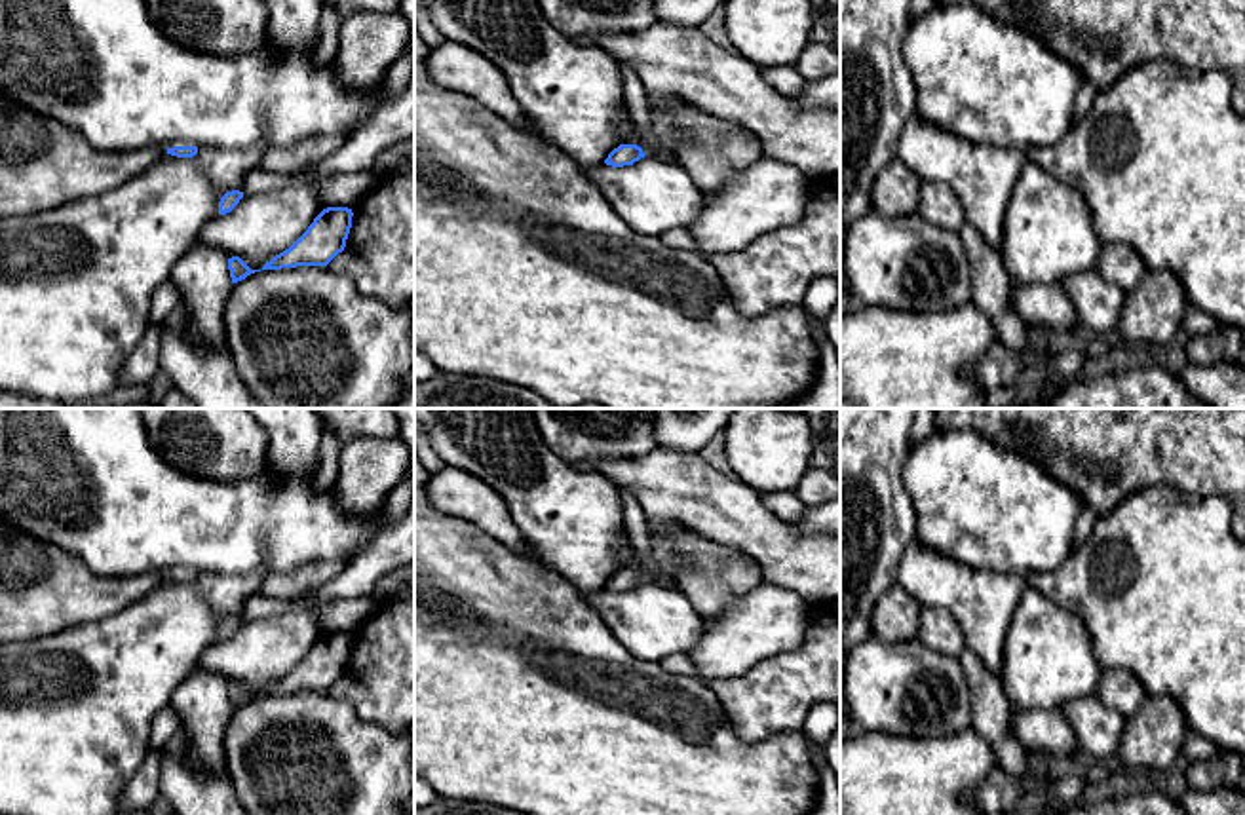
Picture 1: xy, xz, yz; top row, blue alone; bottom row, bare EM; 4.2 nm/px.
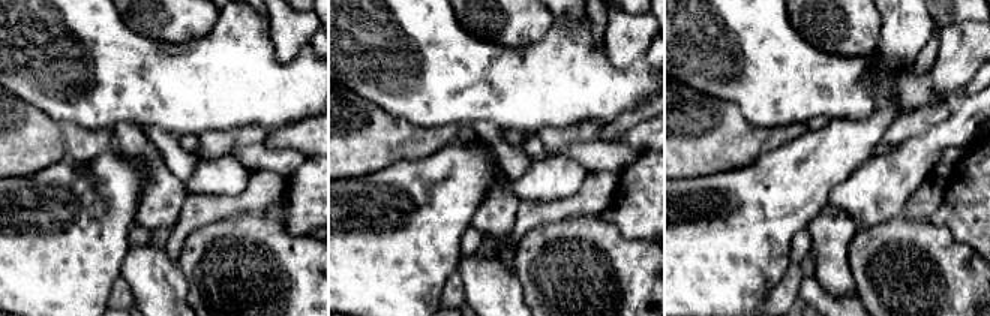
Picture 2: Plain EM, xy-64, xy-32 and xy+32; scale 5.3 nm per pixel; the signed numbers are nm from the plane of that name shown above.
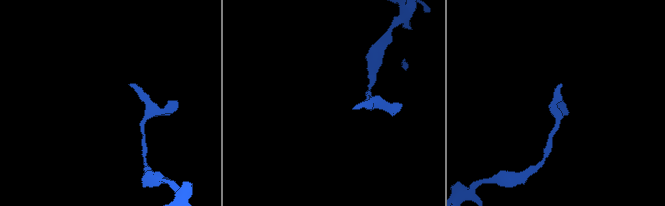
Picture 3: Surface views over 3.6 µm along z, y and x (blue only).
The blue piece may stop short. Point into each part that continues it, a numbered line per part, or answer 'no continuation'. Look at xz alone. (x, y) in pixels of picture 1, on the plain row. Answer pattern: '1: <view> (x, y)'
no continuation

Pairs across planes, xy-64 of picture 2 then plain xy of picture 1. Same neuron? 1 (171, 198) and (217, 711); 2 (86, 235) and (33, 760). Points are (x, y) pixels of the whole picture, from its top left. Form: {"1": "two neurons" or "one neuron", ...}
{"1": "one neuron", "2": "one neuron"}

